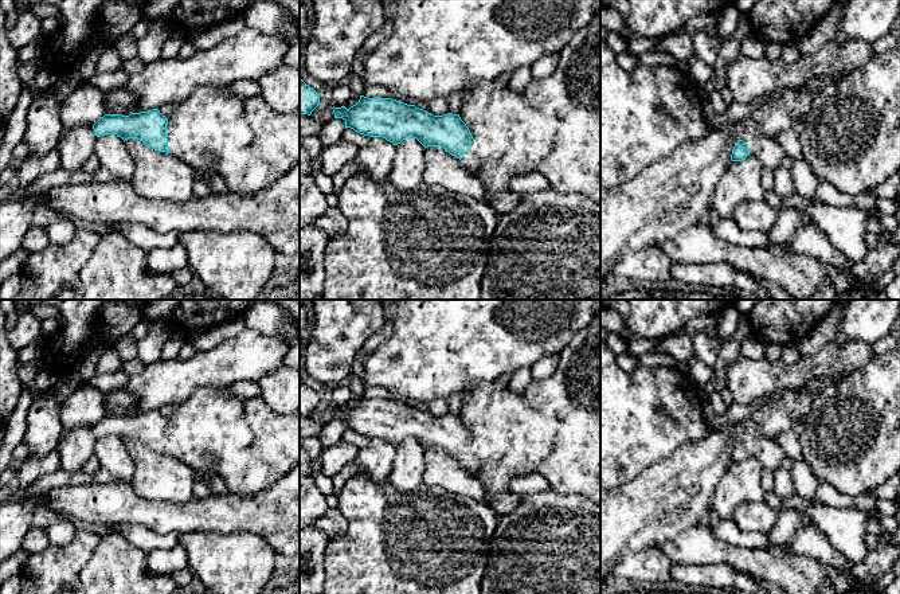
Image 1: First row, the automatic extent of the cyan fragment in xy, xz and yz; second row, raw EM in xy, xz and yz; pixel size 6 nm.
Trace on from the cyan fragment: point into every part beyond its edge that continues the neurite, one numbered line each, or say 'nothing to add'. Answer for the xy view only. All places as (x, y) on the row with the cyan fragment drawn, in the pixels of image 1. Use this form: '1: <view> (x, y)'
1: xy (272, 149)

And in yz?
1: yz (764, 148)

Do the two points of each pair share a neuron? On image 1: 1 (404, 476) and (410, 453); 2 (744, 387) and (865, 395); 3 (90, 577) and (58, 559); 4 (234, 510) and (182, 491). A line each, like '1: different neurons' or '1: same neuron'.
1: same neuron
2: different neurons
3: different neurons
4: different neurons

